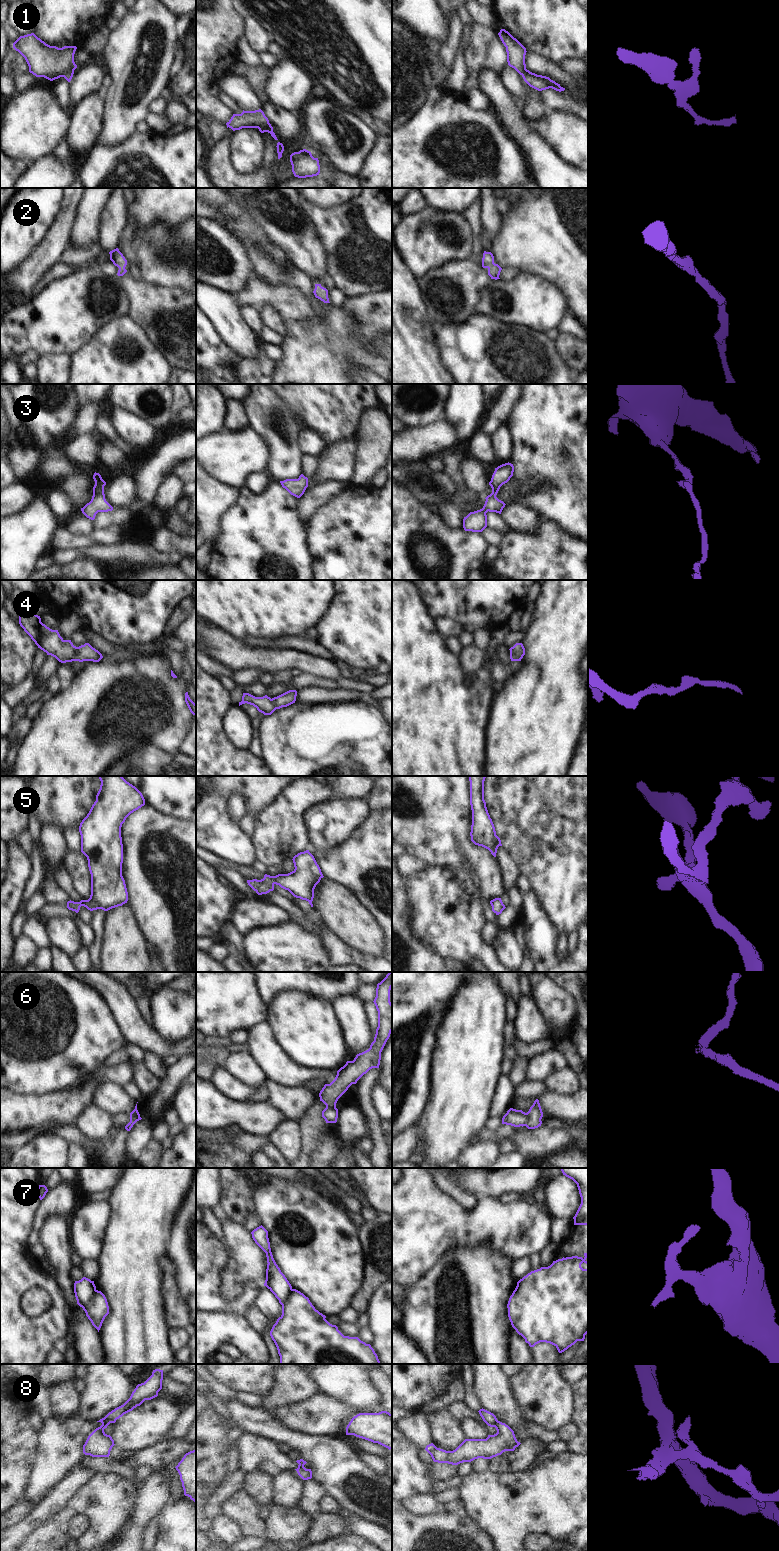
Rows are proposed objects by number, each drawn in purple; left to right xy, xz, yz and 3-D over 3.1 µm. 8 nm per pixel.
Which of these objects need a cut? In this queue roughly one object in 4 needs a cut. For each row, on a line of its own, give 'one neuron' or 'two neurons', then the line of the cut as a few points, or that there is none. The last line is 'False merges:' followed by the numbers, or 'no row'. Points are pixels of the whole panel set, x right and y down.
1: one neuron; cut none
2: one neuron; cut none
3: one neuron; cut none
4: one neuron; cut none
5: one neuron; cut none
6: two neurons; cut yz (527, 1113), (527, 1122), (524, 1125)
7: two neurons; cut xy (96, 1290), (91, 1299), (82, 1307)
8: two neurons; cut xy (108, 1423), (102, 1425)
False merges: 6, 7, 8

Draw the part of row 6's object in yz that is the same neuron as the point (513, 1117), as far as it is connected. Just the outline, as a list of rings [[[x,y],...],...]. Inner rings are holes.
[[[510,1108],[502,1118],[502,1124],[511,1125],[514,1127],[523,1127],[527,1124],[527,1121],[527,1113],[513,1108]]]

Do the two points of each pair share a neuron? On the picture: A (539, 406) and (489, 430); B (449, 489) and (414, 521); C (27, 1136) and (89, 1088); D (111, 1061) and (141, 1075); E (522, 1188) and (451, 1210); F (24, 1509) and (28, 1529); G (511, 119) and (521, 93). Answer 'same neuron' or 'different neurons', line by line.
A: different neurons
B: different neurons
C: different neurons
D: different neurons
E: different neurons
F: different neurons
G: different neurons

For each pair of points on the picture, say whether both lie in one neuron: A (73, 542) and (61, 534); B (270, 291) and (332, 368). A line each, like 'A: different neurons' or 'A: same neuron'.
A: same neuron
B: same neuron

